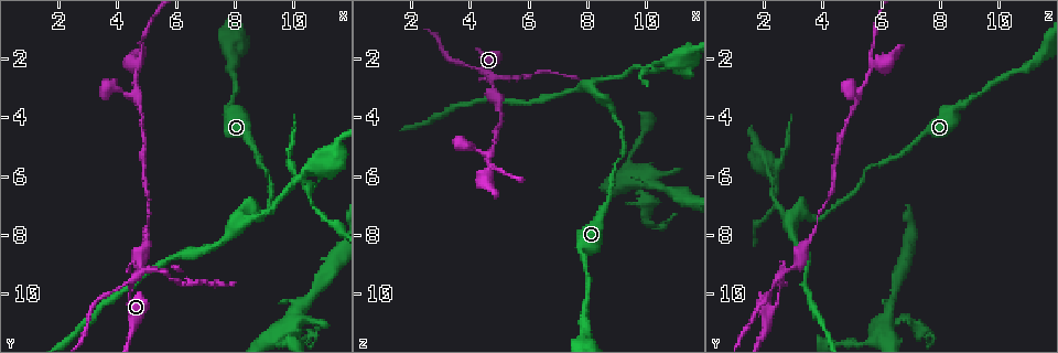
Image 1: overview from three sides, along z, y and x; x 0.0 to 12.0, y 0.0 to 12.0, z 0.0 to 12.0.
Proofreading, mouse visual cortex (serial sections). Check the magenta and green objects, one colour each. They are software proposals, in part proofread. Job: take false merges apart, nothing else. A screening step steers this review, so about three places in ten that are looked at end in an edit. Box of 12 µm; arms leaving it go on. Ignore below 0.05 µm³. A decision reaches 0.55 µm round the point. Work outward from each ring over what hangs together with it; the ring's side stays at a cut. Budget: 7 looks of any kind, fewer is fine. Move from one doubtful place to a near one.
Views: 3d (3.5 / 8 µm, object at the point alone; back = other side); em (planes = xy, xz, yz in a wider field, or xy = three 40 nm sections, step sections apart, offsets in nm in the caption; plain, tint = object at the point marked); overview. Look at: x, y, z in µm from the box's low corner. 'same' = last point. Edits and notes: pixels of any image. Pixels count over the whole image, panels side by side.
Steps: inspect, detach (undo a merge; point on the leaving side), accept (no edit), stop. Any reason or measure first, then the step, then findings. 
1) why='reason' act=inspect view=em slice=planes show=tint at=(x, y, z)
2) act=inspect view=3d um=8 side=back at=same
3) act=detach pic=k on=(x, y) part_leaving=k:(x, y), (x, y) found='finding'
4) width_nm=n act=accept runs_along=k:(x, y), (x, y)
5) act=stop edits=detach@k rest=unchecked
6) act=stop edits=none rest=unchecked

why='abrupt turn' act=inspect view=3d um=3.5 at=(4.7, 9.2, 2.9)

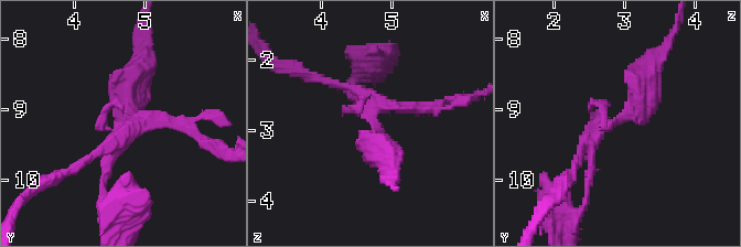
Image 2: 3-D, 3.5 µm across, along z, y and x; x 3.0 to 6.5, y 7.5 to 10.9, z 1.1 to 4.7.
arms=3 arm_widths_nm=100,150,400 act=inspect view=em slice=xy step=3 show=tint at=(4.75, 9.15, 2.90)

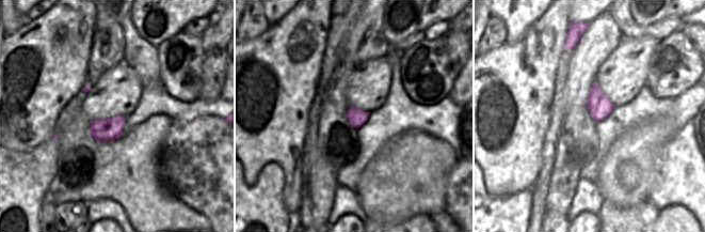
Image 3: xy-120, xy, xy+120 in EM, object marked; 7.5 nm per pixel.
act=detach pic=2 on=(77, 165) found='a second cell is stuck on'

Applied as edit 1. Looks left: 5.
why='three-way junction' act=inspect view=3d um=3.5 at=(8.1, 7.5, 2.9)

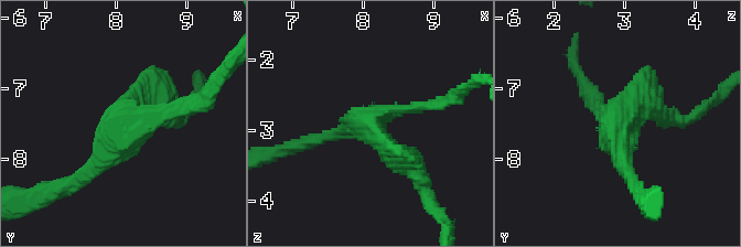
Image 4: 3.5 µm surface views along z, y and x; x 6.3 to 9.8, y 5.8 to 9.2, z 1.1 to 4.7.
why='now the EM' act=inspect view=em slice=xy step=2 show=tint at=(8.05, 7.55, 2.90)

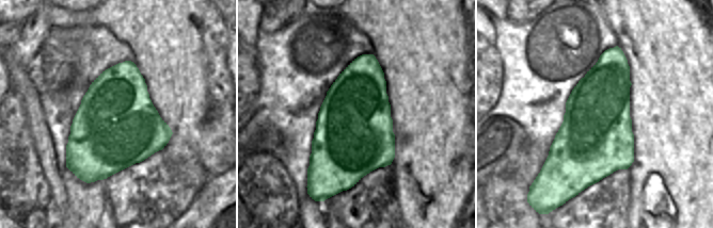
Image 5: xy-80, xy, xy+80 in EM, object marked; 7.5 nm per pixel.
why='cut it another way' act=inspect view=em slice=xy step=5 show=tint at=same

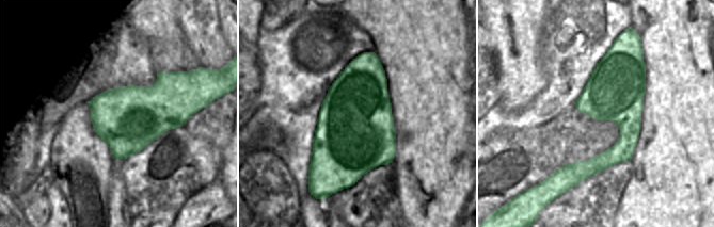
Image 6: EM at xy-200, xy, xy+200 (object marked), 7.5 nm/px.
arm_widths_nm=150,200,300 act=accept runs_along=4:(414, 171), (369, 124), (433, 104) found='all the same cell'

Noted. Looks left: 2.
why='thin arm on a thick one' act=inspect view=3d um=3.5 at=(4.7, 2.3, 5.7)

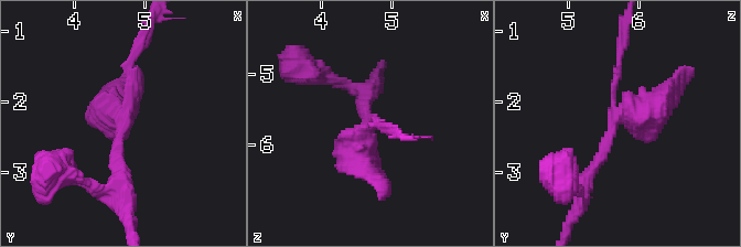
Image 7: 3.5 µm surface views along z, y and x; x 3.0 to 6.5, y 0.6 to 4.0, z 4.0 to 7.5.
arms=3 arm_widths_nm=100,200,400 act=inspect view=em slice=planes show=tint at=(4.65, 2.30, 5.70)

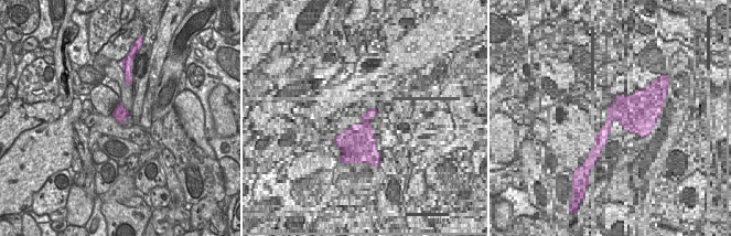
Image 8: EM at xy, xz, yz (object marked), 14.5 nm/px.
act=accept runs_along=7:(583, 186), (611, 128), (670, 88) found='all the same cell'

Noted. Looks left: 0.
act=stop edits=detach@2 rest=unchecked

